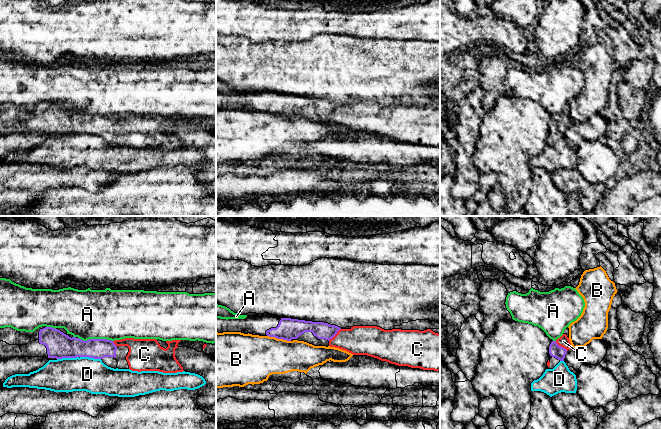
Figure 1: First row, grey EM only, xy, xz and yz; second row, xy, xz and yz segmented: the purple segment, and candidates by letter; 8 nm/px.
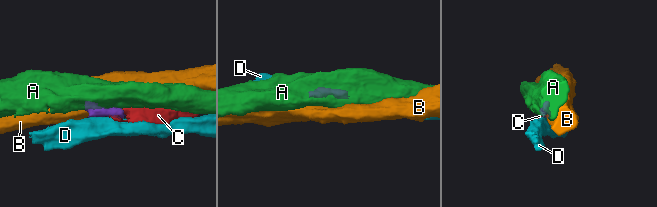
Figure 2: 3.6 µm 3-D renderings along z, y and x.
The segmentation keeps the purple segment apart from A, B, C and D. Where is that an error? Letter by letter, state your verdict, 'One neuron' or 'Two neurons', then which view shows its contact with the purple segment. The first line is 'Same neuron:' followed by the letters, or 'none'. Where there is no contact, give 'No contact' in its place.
Same neuron: C
A: Two neurons. Touches purple in xy
B: Two neurons. Touches purple in xz
C: One neuron. Touches purple in xz
D: Two neurons. Touches purple in xy

